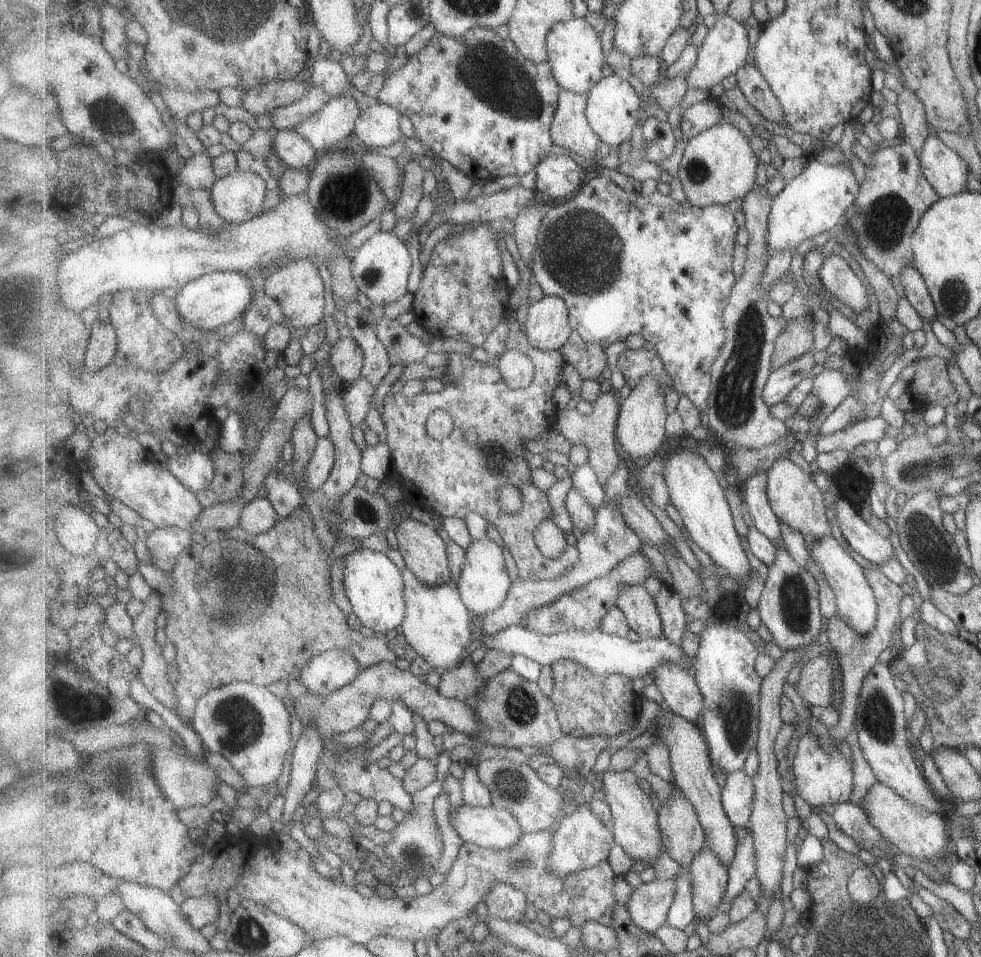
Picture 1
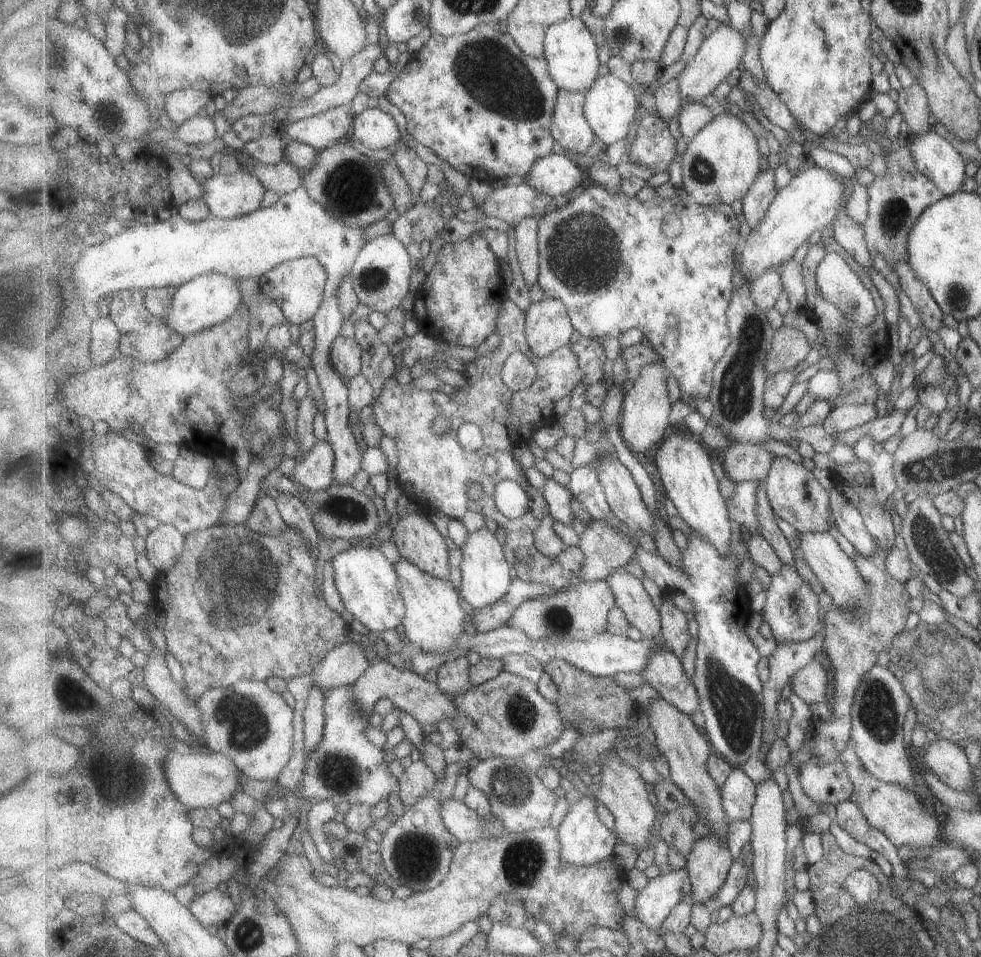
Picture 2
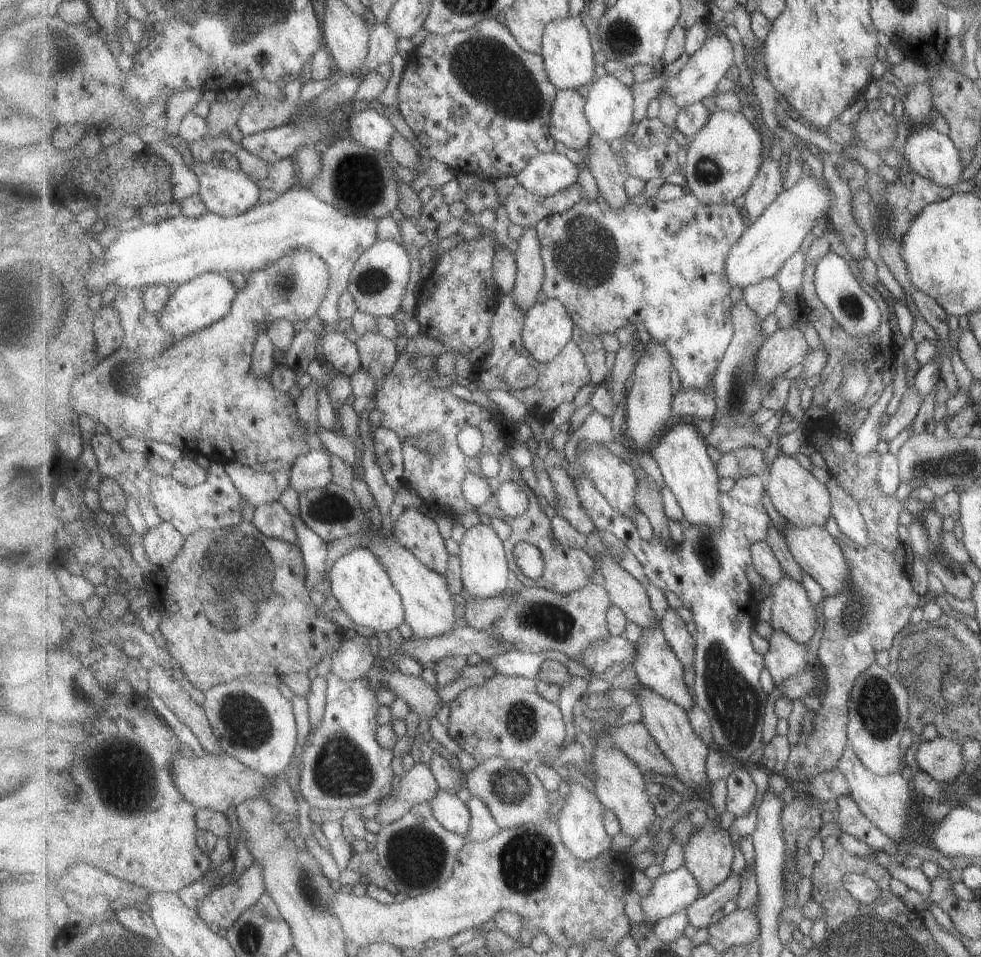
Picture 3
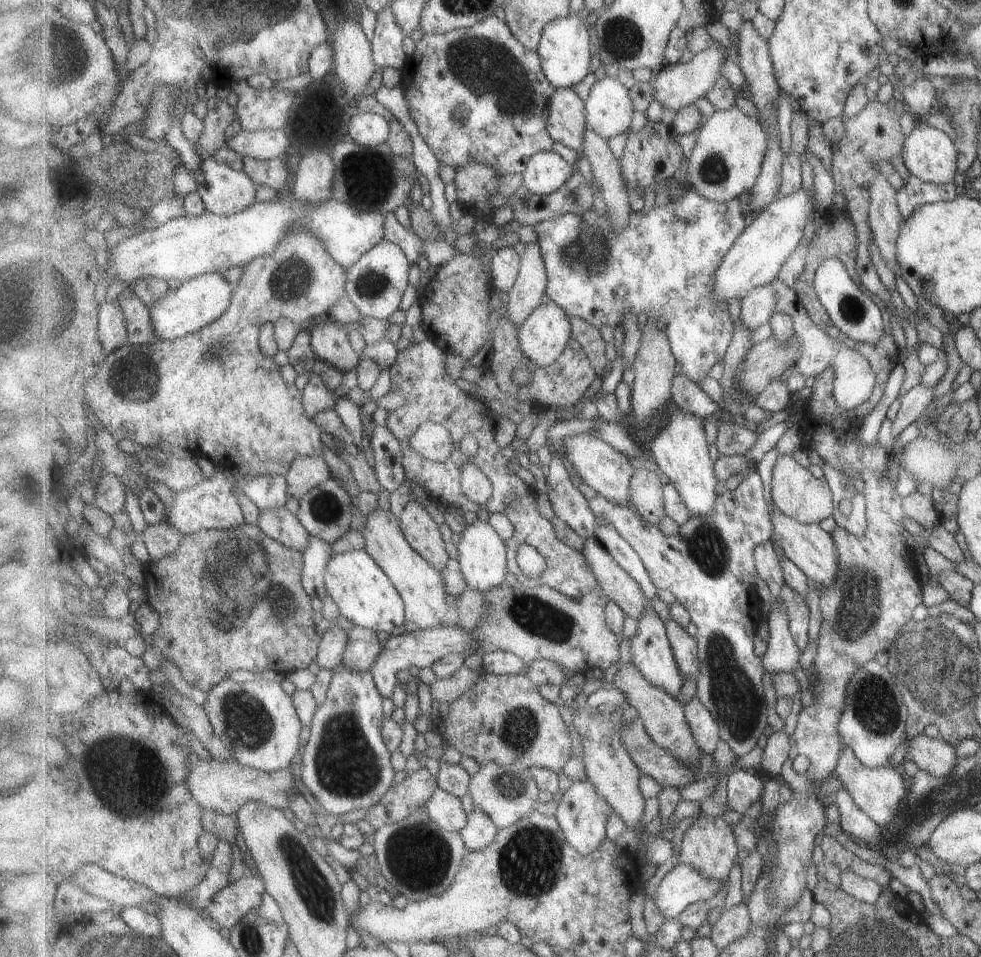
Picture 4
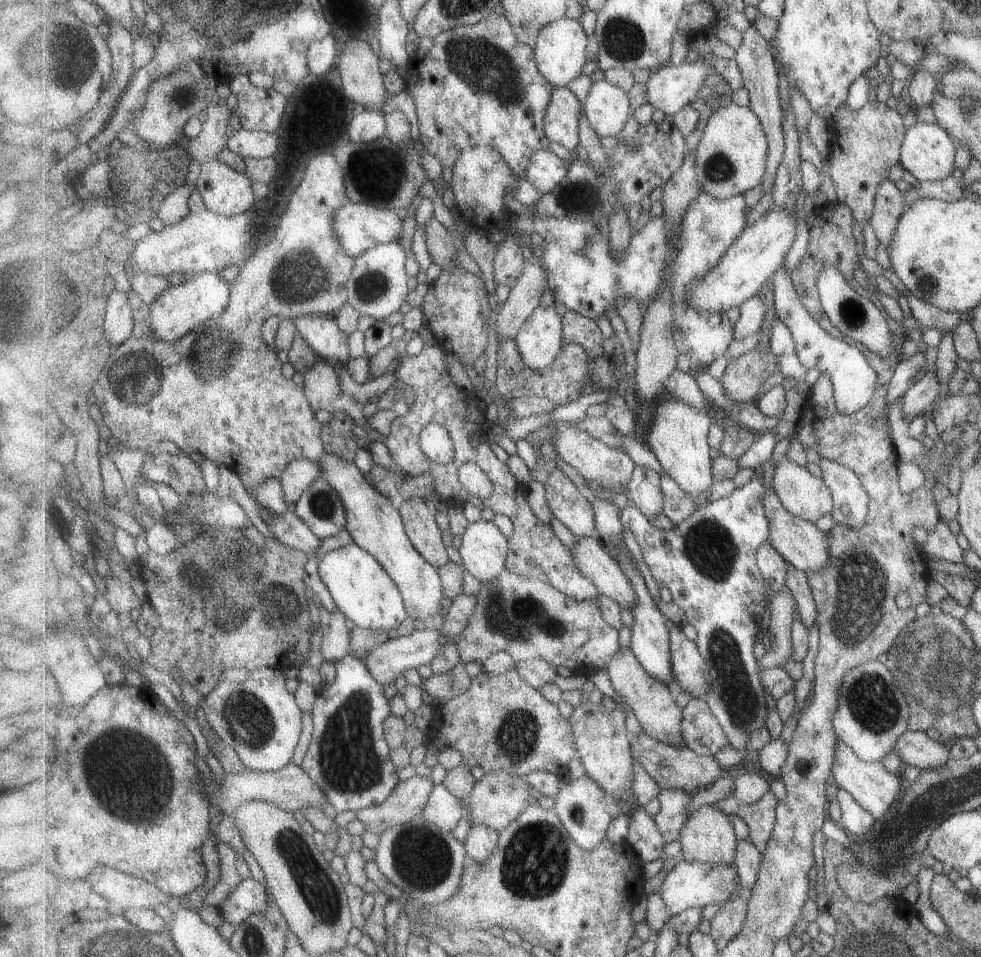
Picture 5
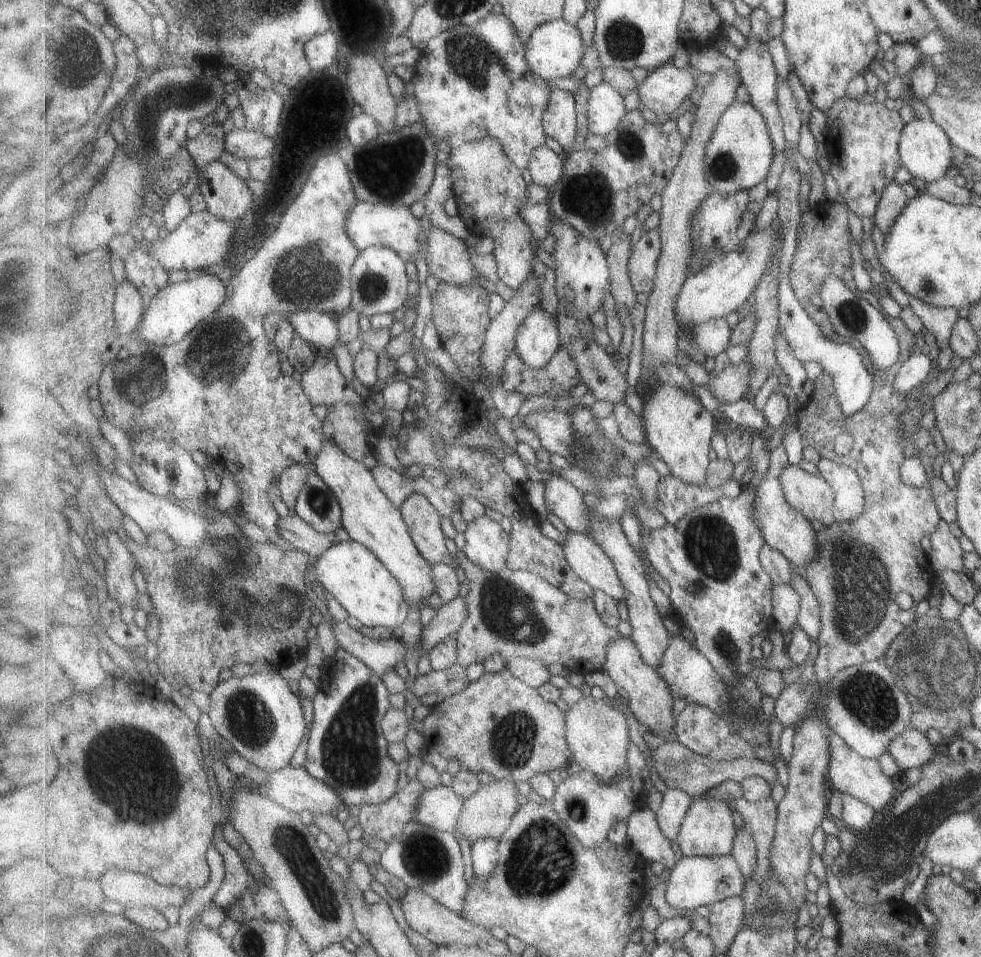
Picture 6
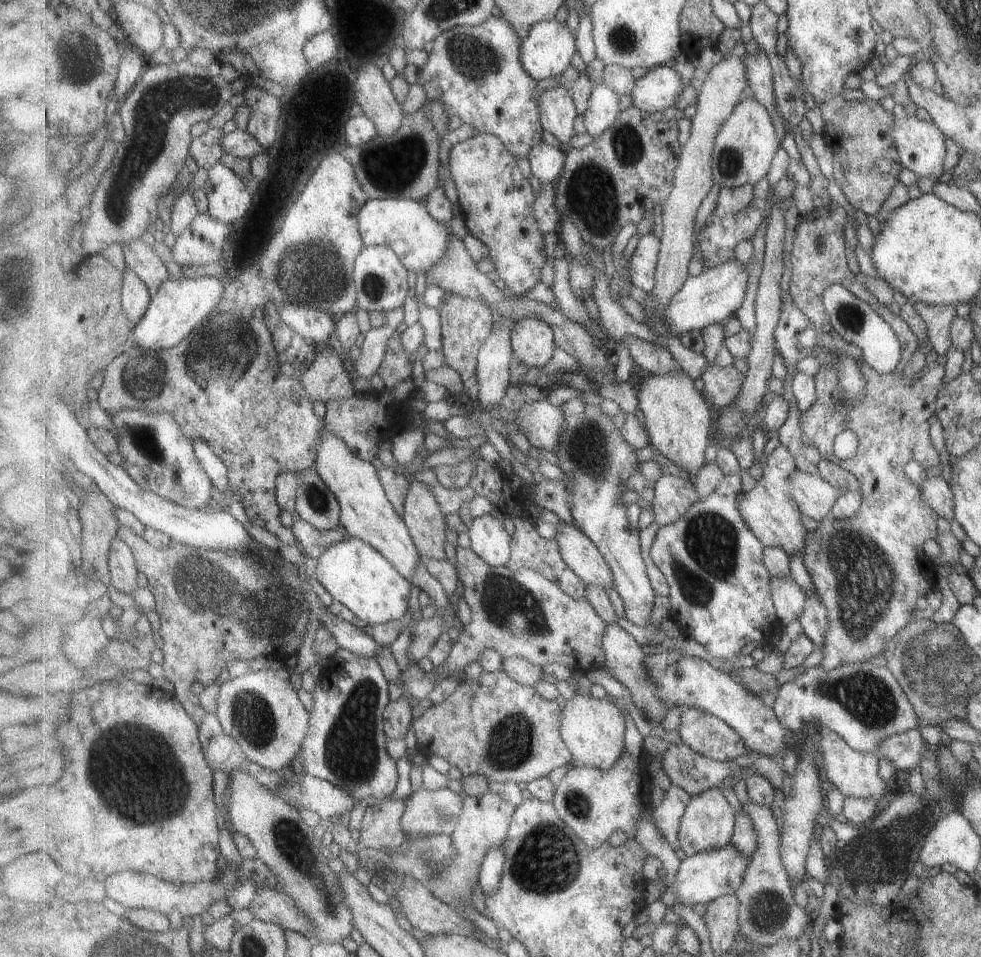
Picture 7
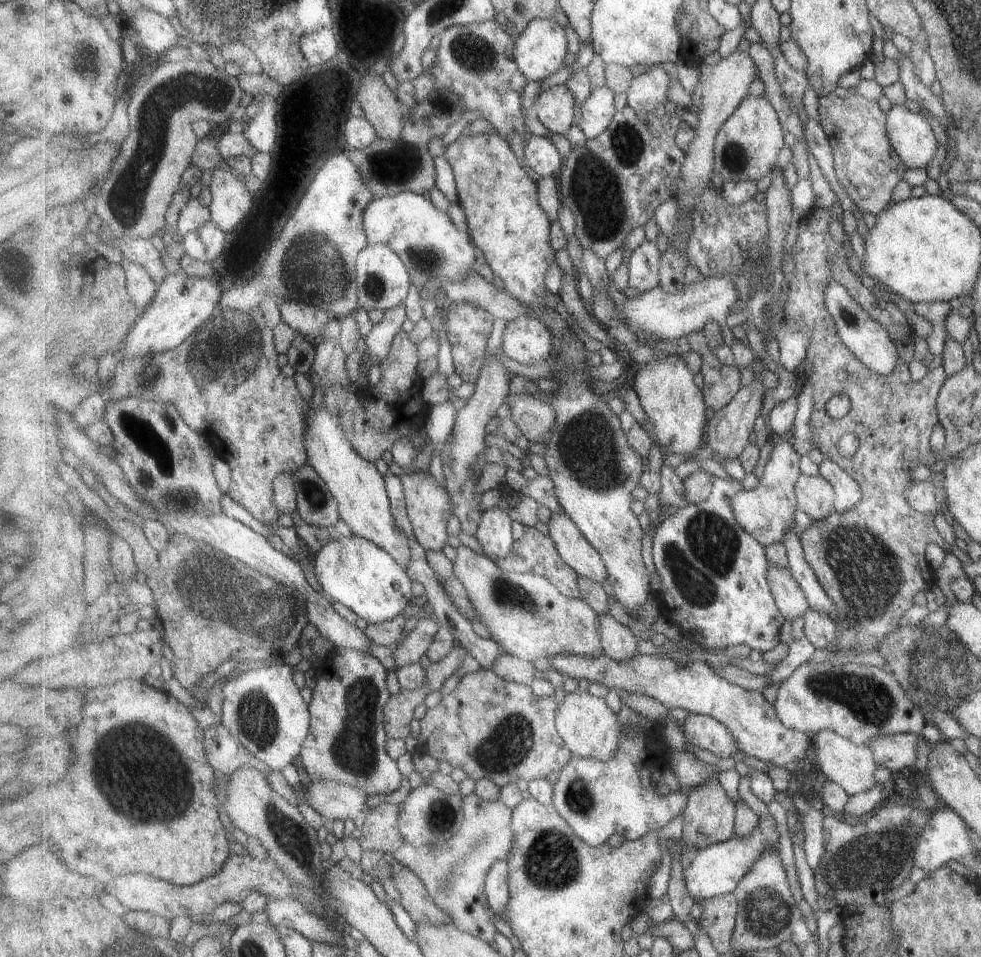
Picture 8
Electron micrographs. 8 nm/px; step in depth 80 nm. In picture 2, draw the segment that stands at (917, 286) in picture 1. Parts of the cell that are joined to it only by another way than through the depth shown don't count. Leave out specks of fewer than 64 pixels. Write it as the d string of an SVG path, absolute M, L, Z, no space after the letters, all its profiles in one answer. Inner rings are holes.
M899 262L894 272L899 278L901 289L911 298L915 309L919 312L924 327L930 333L936 334L941 328L943 314L929 288L917 278L915 270L908 262Z

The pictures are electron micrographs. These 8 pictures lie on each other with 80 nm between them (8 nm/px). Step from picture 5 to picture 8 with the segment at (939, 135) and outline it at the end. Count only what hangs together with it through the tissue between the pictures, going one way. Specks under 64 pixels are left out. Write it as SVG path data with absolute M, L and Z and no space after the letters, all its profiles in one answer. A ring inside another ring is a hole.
M892 105L887 113L887 133L893 148L908 169L927 168L929 162L937 154L939 143L935 138L935 132L931 124L927 122L927 118L923 118L923 114L919 111L915 113L903 105Z

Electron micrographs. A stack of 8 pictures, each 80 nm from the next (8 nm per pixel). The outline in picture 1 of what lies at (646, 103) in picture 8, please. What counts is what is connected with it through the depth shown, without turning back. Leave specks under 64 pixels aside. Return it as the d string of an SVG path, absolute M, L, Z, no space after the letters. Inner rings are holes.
M727 13L718 16L716 25L708 30L708 35L699 48L699 58L695 68L686 77L689 88L701 88L701 90L710 91L713 86L717 86L731 75L736 75L743 66L746 66L751 49L749 36L747 36L748 29L746 25L738 22Z

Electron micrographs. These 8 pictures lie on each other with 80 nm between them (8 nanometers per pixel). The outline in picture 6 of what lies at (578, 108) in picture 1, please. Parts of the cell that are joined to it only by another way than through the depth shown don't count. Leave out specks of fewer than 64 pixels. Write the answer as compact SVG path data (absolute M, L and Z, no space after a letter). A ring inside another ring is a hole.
M565 89L552 91L544 114L544 129L549 138L556 140L567 153L573 150L577 138L578 114L575 95Z

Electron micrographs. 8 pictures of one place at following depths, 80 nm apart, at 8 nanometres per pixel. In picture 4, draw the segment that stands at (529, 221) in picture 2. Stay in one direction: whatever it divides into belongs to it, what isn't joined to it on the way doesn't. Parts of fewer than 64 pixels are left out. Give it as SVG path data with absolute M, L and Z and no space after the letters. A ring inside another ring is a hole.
M527 234L524 239L525 252L520 262L520 273L516 283L508 290L509 300L506 304L506 315L518 327L541 304L549 281L539 242L532 234Z

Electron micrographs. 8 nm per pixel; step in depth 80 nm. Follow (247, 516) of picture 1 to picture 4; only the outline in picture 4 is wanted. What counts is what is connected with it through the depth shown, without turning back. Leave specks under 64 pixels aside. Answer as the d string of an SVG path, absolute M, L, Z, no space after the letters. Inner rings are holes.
M287 507L262 509L258 526L275 541L302 553L309 546L312 534L303 526L298 515L293 514Z

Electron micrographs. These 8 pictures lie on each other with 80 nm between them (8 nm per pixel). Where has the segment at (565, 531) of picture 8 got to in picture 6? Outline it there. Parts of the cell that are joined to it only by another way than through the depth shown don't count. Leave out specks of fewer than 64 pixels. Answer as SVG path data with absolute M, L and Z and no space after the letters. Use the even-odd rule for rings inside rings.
M569 531L566 539L560 542L572 569L582 579L585 579L585 582L588 582L596 591L602 590L606 592L615 600L625 600L623 583L619 578L618 570L615 568L613 561L604 553L604 550L594 541L594 538L589 533Z

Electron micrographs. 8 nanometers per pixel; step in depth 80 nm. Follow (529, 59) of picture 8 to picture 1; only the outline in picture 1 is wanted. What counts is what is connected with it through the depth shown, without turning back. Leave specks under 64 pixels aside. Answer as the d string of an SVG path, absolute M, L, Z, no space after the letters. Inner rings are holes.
M573 18L553 28L547 41L548 62L561 88L575 93L588 94L593 90L593 86L597 86L602 80L603 64L606 64L606 61L603 60L603 46L601 46L599 36L599 32L584 18Z

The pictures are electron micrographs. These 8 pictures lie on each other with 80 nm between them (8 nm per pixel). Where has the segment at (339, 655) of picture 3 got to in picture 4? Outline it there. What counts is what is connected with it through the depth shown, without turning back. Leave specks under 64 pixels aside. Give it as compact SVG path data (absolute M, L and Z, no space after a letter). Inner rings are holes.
M354 625L341 665L353 672L370 671L383 648L377 631Z

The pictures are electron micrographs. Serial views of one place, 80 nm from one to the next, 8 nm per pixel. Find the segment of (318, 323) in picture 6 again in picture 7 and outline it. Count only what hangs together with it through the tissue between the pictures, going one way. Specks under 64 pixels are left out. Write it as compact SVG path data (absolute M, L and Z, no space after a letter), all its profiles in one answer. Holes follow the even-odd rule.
M285 305L280 308L282 321L287 323L297 335L321 348L336 332L337 318L317 307Z

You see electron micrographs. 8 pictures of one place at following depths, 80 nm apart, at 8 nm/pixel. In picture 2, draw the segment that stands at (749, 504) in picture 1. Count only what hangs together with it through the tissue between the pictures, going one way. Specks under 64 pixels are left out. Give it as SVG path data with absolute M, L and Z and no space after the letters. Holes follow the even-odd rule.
M761 480L761 486L757 490L757 518L760 519L760 534L764 538L767 538L767 541L773 546L773 549L777 552L782 562L795 566L795 554L793 554L793 550L791 550L785 534L781 532L779 522L777 522L777 518L775 517L777 516L771 507L765 489L765 481Z

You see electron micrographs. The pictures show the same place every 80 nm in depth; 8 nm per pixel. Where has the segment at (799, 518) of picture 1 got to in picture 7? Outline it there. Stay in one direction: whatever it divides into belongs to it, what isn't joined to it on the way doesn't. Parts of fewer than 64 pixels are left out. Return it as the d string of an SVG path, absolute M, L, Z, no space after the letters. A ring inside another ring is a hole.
M797 470L792 478L792 495L802 514L820 523L829 516L837 497L838 488L819 474Z

